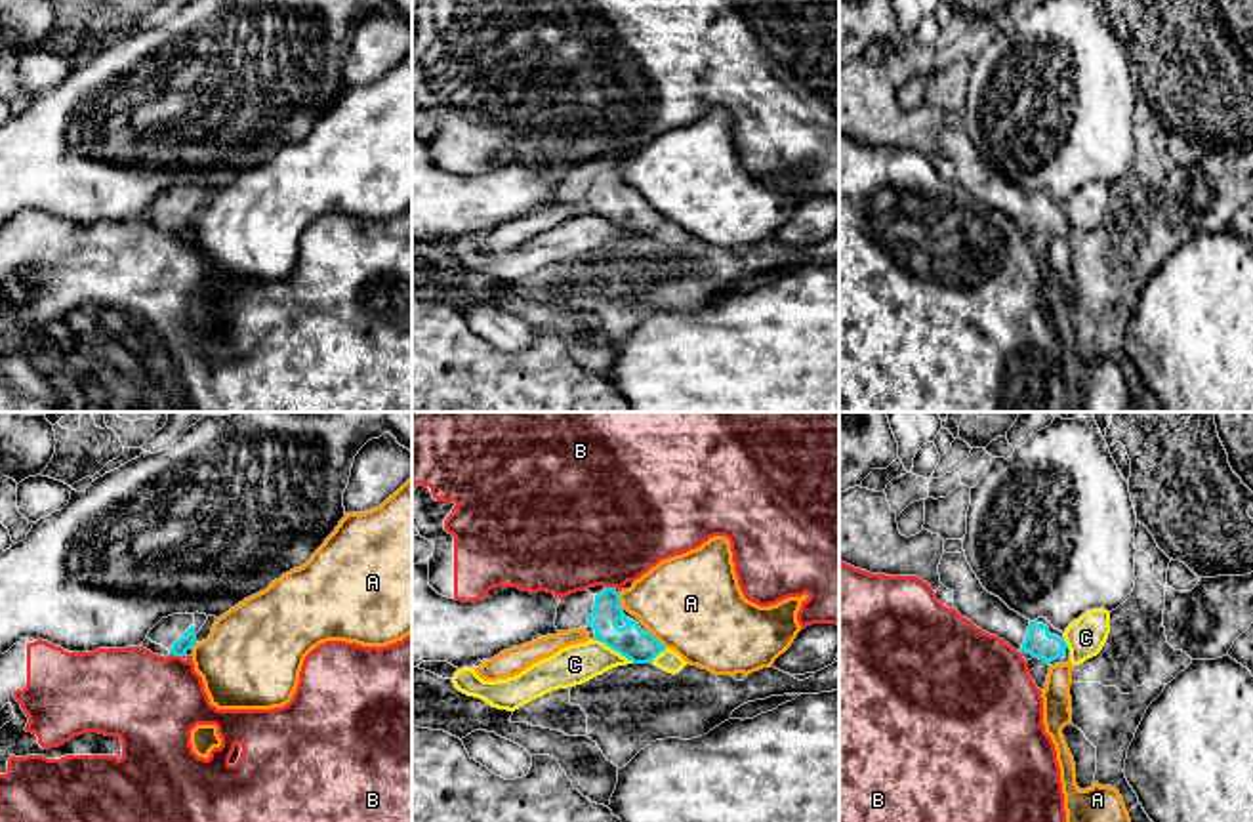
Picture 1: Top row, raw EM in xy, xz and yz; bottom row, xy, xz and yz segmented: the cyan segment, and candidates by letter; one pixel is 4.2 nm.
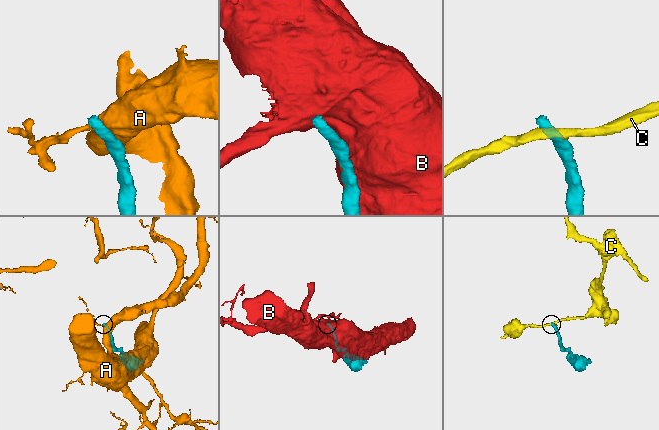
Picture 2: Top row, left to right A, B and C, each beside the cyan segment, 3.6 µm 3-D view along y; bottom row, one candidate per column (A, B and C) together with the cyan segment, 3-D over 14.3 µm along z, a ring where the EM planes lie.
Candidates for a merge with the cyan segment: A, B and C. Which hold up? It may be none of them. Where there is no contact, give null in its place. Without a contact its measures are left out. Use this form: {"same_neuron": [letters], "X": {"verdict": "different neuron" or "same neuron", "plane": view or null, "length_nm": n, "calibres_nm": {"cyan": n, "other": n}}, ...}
{"same_neuron": [], "A": {"verdict": "different neuron", "plane": "xz", "length_nm": 100, "calibres_nm": {"cyan": 140, "other": 420}}, "B": {"verdict": "different neuron", "plane": "xy", "length_nm": 50, "calibres_nm": {"cyan": 70, "other": 400}}, "C": {"verdict": "different neuron", "plane": "xz", "length_nm": 190, "calibres_nm": {"cyan": 140, "other": 170}}}

